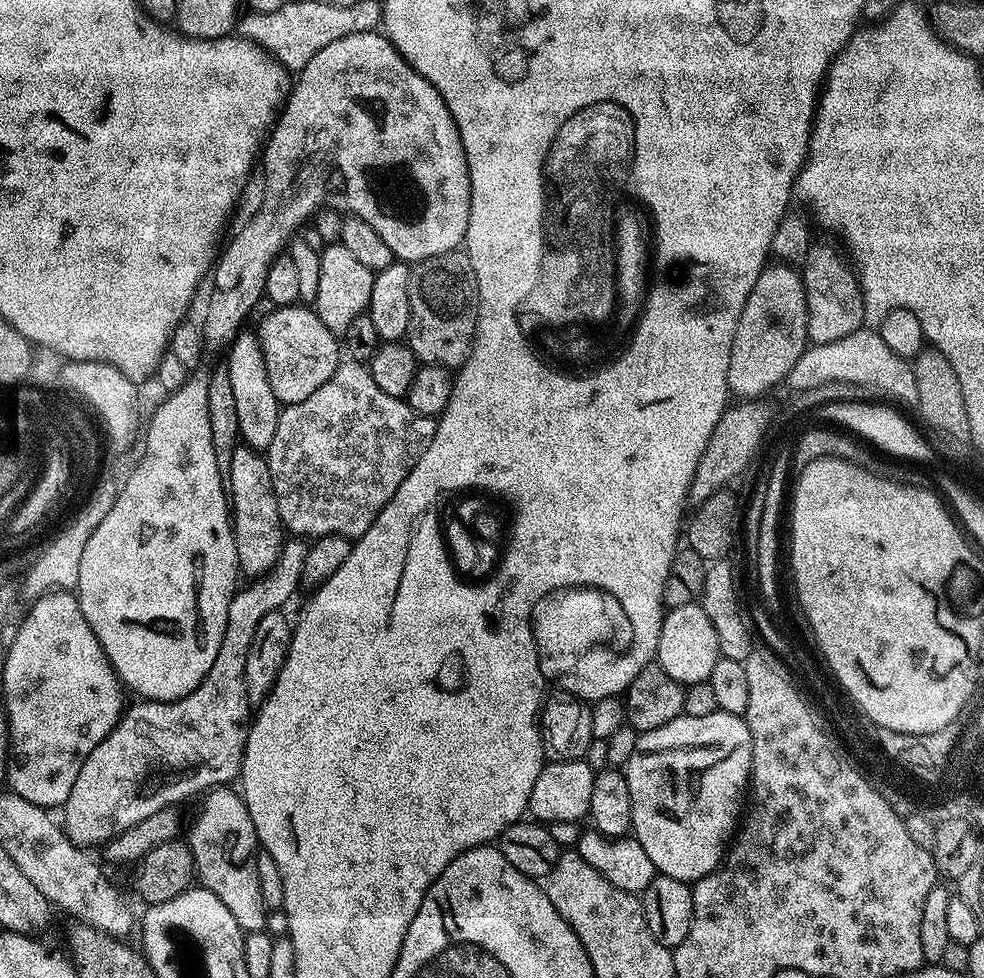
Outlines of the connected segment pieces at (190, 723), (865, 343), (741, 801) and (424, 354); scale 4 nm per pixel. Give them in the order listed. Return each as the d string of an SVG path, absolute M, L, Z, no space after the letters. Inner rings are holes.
M303 536L285 539L284 549L280 551L275 566L263 576L248 582L245 588L243 585L232 596L230 614L226 614L226 634L222 634L218 658L214 658L210 674L202 678L194 691L177 700L141 699L136 702L140 704L133 708L132 705L125 707L114 730L110 730L110 734L106 734L106 738L90 750L86 762L82 762L82 770L78 770L78 778L74 778L70 798L66 798L62 806L62 827L75 844L103 846L118 834L130 830L130 826L142 822L142 818L150 818L150 814L158 814L158 810L179 805L179 800L199 797L210 788L231 785L239 777L250 727L246 653L250 651L250 641L254 638L254 630L258 630L258 622L262 622L266 614L281 611L285 607L283 604L295 594L296 587L302 584L308 546L309 541Z
M867 326L859 328L846 338L838 338L838 342L812 344L804 349L802 358L794 362L794 370L790 370L786 381L789 393L795 394L814 390L814 386L824 386L830 382L848 382L857 386L866 386L872 394L881 392L889 396L897 405L915 405L918 398L918 382L914 382L914 370L909 361L904 360L886 342L882 342L879 331Z
M717 710L703 718L680 715L658 730L636 737L636 753L628 759L626 775L632 803L632 832L642 842L661 876L695 882L719 868L742 820L752 775L752 735L743 716Z
M453 250L411 265L410 326L406 343L420 364L459 370L472 353L479 313L478 282L467 251Z

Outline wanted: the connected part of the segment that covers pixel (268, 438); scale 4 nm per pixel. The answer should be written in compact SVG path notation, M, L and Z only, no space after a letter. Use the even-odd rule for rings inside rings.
M241 330L230 341L226 363L230 374L230 386L234 393L234 403L238 409L240 437L249 447L267 450L270 442L274 442L274 430L278 430L278 418L282 405L280 399L274 394L274 390L270 390L270 378L266 374L266 362L260 337L255 331L248 331Z

